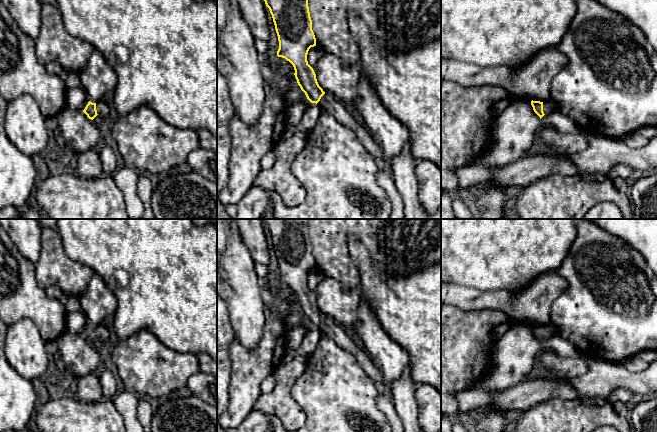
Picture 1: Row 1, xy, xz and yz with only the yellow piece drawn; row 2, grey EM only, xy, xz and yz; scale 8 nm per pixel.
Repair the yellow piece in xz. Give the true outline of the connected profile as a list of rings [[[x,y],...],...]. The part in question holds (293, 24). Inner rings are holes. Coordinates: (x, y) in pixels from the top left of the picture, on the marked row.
[[[308,0],[264,1],[278,36],[277,56],[293,65],[297,83],[307,99],[319,104],[324,112],[353,130],[370,154],[390,164],[392,178],[403,201],[404,219],[430,219],[419,201],[419,182],[415,174],[418,161],[411,154],[410,142],[404,145],[398,155],[386,156],[369,131],[345,109],[343,103],[319,86],[316,74],[307,61],[309,49],[316,46]]]

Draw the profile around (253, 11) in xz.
[[[236,0],[244,21],[248,24],[256,40],[268,41],[270,38],[264,0]]]

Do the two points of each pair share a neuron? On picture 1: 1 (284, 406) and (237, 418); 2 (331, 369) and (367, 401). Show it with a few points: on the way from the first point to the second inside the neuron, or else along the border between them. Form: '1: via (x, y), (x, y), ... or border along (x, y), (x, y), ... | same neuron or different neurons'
1: border along (262, 394), (254, 404), (253, 409) | different neurons
2: via (340, 378), (358, 396) | same neuron

